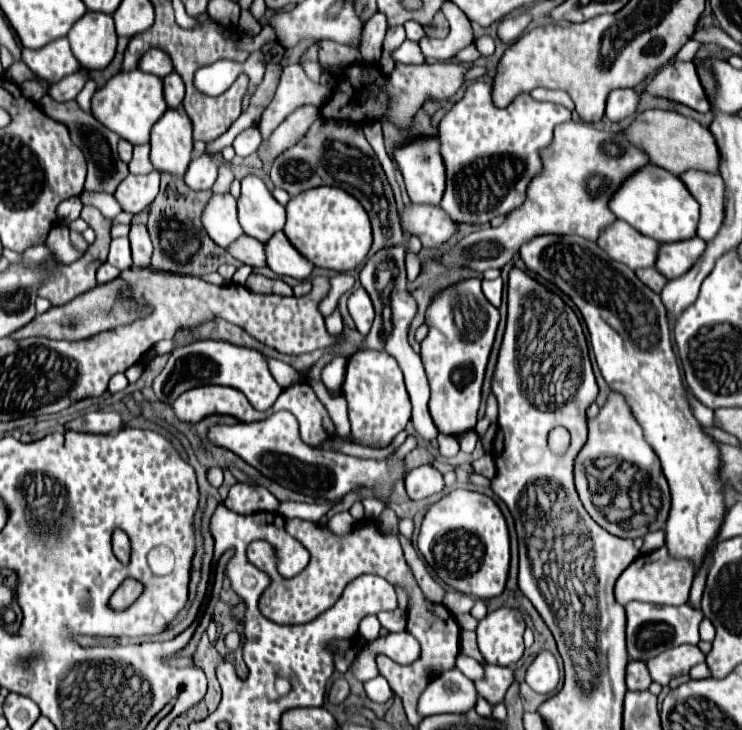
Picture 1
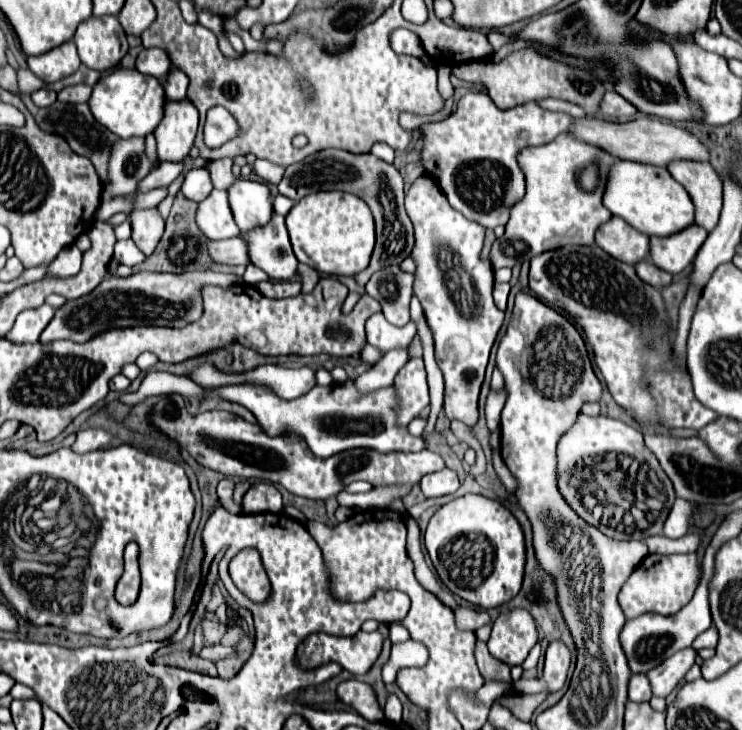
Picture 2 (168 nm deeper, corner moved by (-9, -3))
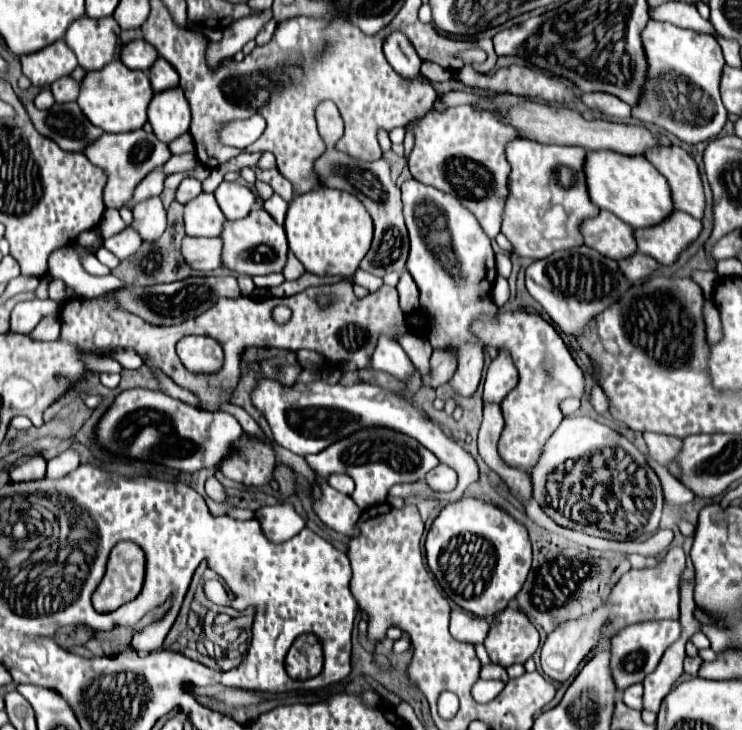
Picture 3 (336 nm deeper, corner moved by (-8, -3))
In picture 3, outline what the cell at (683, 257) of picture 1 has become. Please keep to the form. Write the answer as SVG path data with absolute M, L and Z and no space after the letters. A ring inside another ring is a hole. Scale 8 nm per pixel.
M676 210L666 224L658 228L646 228L646 232L634 232L638 242L638 252L652 256L662 266L672 266L680 254L700 236L702 222L686 216L686 212Z

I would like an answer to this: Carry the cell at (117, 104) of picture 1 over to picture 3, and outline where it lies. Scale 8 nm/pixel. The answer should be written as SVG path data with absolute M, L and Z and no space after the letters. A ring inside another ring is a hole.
M120 60L110 62L98 72L88 72L82 80L82 92L78 96L78 106L88 116L88 120L102 128L104 132L132 132L146 124L148 104L154 96L148 74L126 68Z

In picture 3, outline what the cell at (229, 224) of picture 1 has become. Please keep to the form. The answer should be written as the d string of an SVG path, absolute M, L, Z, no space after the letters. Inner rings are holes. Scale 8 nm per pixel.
M202 192L184 206L184 228L186 236L220 236L226 224L214 194Z

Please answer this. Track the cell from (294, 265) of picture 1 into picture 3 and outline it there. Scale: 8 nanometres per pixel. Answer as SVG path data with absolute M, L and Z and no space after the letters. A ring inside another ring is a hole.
M254 208L246 220L226 222L226 228L220 236L224 240L222 264L234 272L256 276L256 274L274 274L282 272L288 260L288 240L284 228L272 220L264 208Z

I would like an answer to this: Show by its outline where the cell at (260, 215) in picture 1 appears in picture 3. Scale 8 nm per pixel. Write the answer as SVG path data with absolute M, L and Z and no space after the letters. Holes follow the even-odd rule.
M222 182L216 188L214 196L228 220L246 218L250 214L252 206L256 204L256 194L238 182Z

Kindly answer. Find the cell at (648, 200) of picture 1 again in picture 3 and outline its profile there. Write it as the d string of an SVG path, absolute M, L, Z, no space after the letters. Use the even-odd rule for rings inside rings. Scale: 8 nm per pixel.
M588 152L586 182L590 200L616 214L632 228L652 228L674 212L674 200L668 180L644 156L618 156L616 152Z

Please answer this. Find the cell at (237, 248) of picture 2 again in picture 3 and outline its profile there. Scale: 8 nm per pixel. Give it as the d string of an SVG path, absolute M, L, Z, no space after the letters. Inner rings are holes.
M186 236L182 242L182 254L194 270L216 270L222 266L222 240Z

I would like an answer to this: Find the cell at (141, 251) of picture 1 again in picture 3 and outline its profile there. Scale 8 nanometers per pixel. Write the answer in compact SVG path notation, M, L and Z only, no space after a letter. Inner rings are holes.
M154 196L152 200L144 200L142 204L136 204L132 212L134 212L134 220L130 226L140 234L144 242L154 242L164 234L166 210L158 196Z

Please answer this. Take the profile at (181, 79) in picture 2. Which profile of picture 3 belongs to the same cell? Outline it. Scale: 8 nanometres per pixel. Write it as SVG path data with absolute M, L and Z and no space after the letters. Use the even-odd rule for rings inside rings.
M158 58L154 62L154 68L150 68L150 82L154 92L164 92L164 90L176 88L180 82L180 76L164 58Z

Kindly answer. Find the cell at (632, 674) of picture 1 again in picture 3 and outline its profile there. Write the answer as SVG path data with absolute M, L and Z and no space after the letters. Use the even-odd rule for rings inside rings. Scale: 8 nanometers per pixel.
M634 684L630 688L624 690L624 704L634 708L634 710L642 710L642 684Z

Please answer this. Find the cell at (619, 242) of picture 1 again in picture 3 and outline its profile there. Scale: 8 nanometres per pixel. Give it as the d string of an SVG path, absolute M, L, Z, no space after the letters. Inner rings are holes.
M602 210L596 218L582 222L582 236L586 246L614 260L624 260L636 252L634 228L606 210Z

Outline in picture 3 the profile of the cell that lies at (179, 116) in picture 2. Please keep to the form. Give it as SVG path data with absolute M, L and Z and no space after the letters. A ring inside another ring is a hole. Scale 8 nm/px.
M180 88L154 94L154 100L148 108L148 122L152 124L154 134L160 142L170 144L178 136L186 134L190 128L190 120L192 112Z

